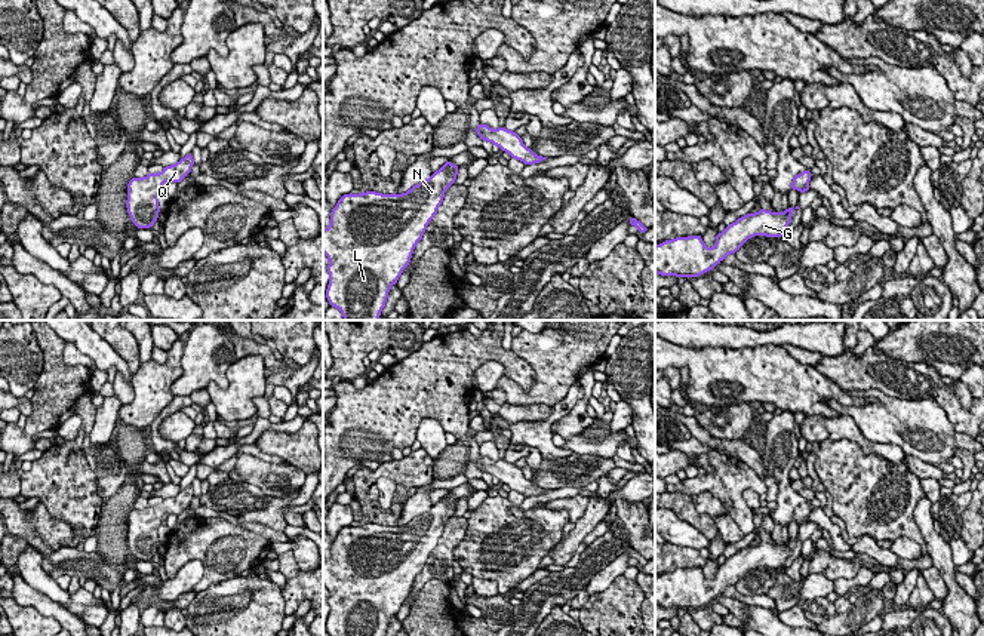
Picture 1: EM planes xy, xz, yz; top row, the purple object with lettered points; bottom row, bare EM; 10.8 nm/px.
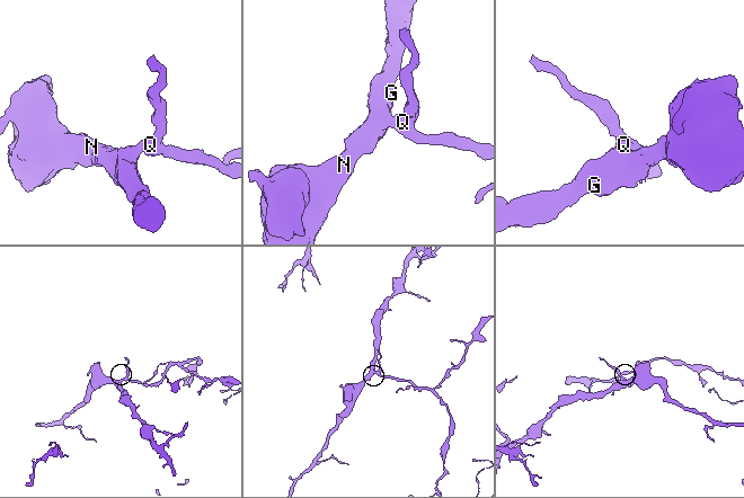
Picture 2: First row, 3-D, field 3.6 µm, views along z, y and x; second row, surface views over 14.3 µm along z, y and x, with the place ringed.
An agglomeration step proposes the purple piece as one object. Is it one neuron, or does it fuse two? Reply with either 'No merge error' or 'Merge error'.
No merge error

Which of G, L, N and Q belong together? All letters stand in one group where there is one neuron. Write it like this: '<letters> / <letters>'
G L N Q

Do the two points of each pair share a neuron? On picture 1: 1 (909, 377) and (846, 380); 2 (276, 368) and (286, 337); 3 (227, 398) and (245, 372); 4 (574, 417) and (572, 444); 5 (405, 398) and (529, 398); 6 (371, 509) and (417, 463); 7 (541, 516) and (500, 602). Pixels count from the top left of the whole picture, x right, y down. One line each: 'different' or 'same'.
1: same
2: different
3: same
4: different
5: different
6: same
7: different

